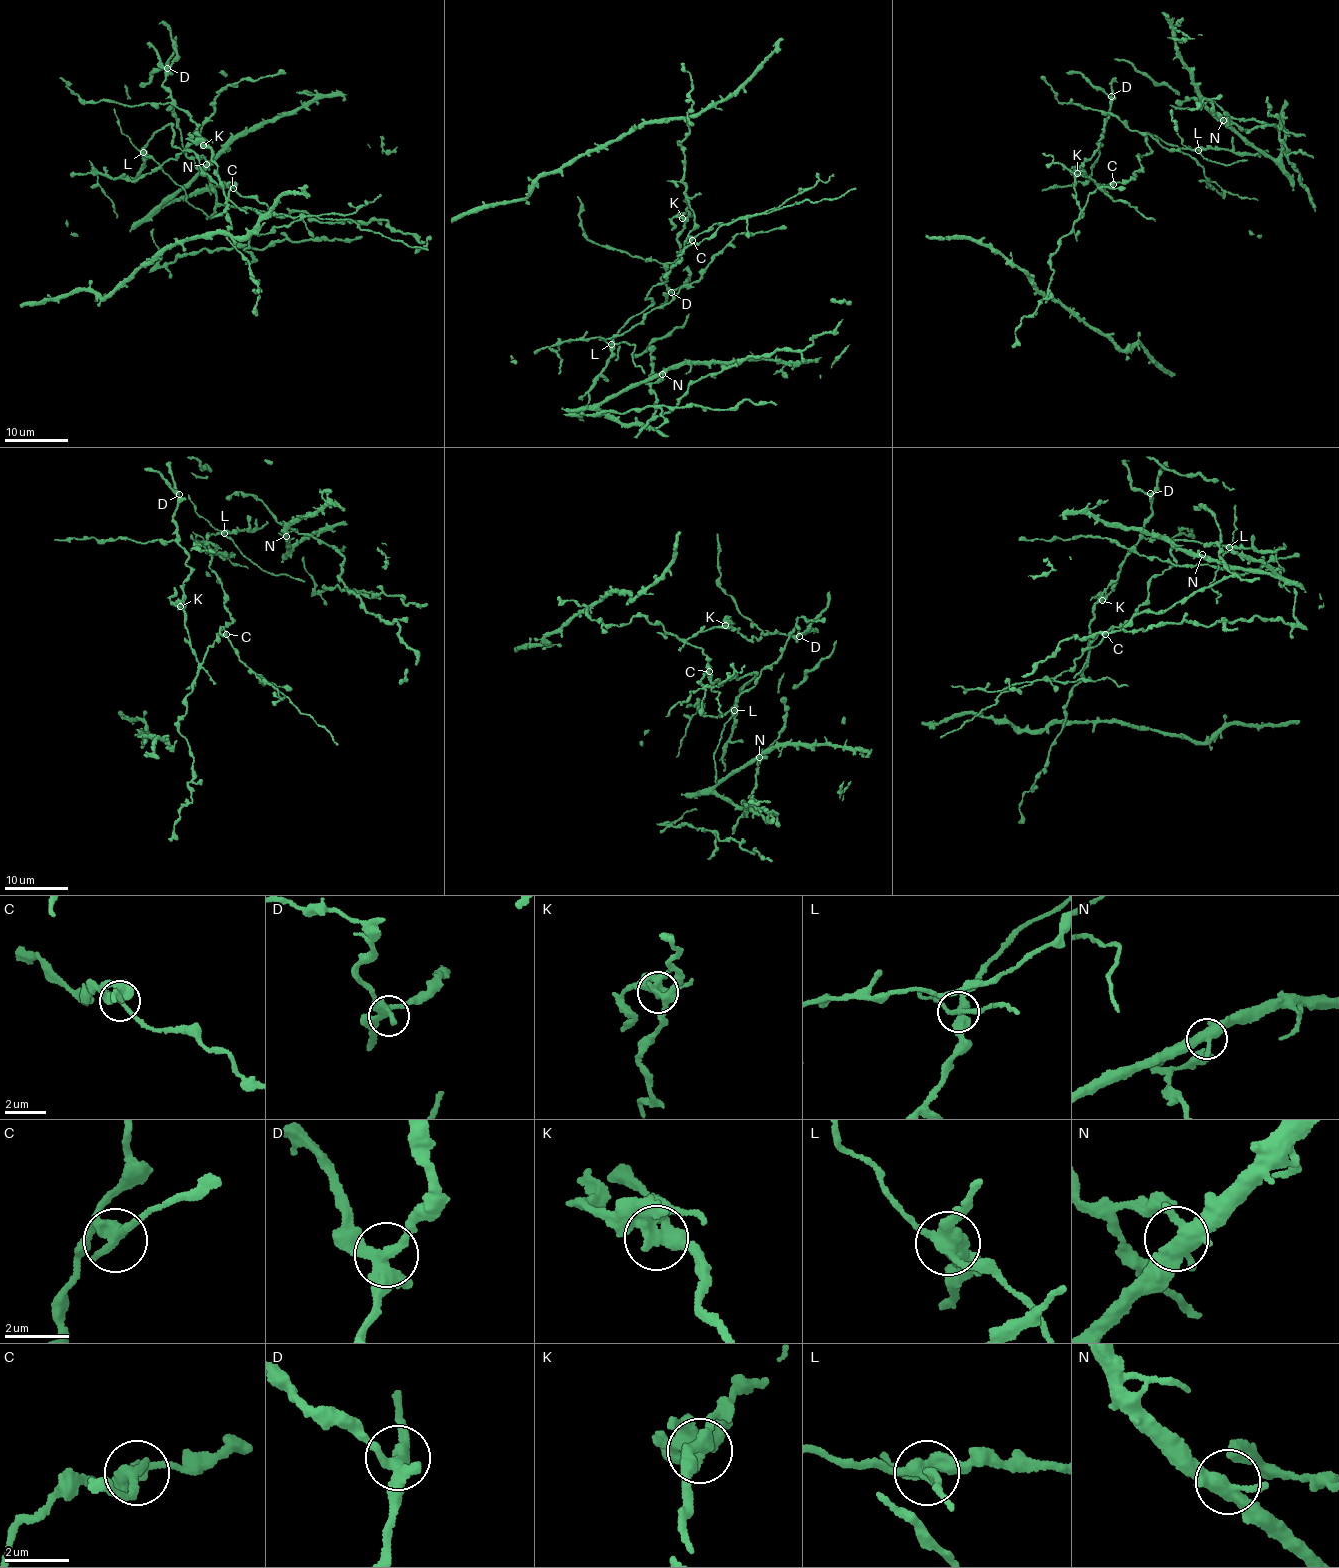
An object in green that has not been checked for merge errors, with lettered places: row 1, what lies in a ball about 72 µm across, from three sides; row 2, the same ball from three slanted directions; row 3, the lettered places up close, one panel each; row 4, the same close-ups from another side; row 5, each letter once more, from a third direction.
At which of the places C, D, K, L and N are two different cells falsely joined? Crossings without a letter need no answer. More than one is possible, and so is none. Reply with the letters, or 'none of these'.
C, K, L

